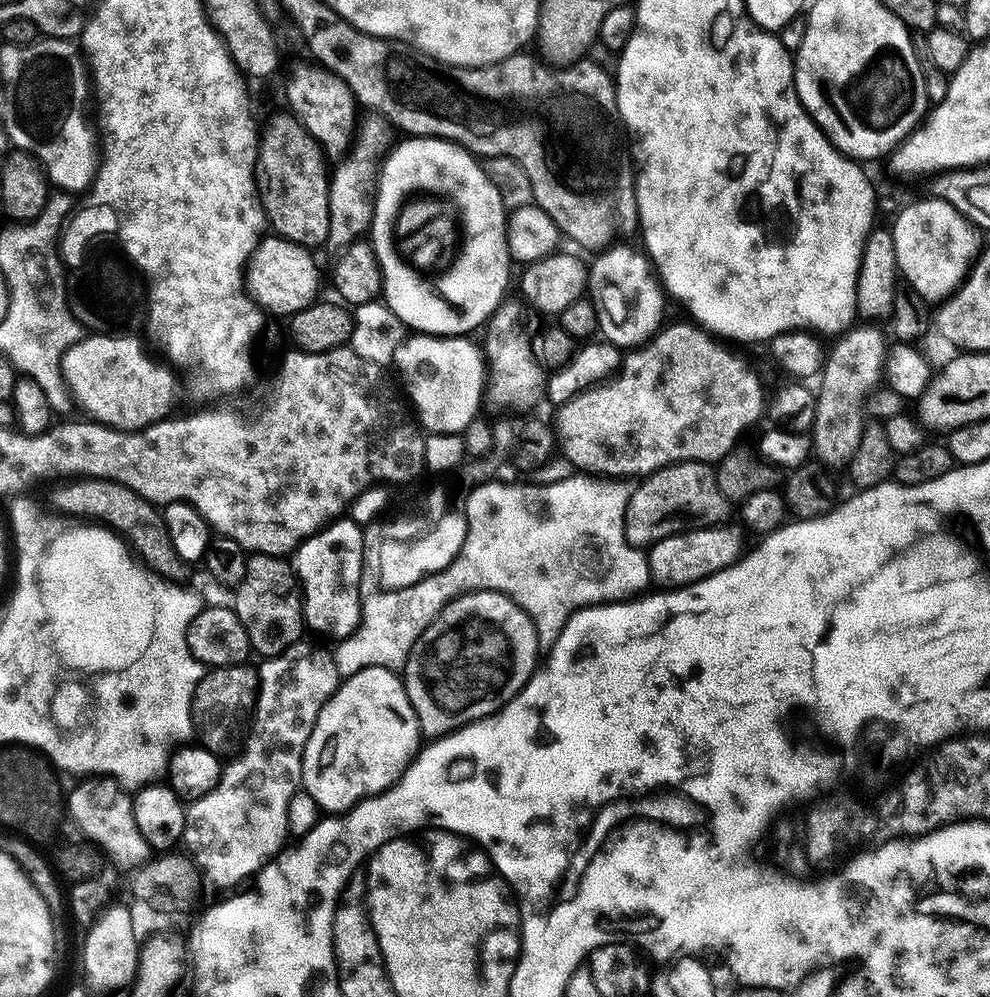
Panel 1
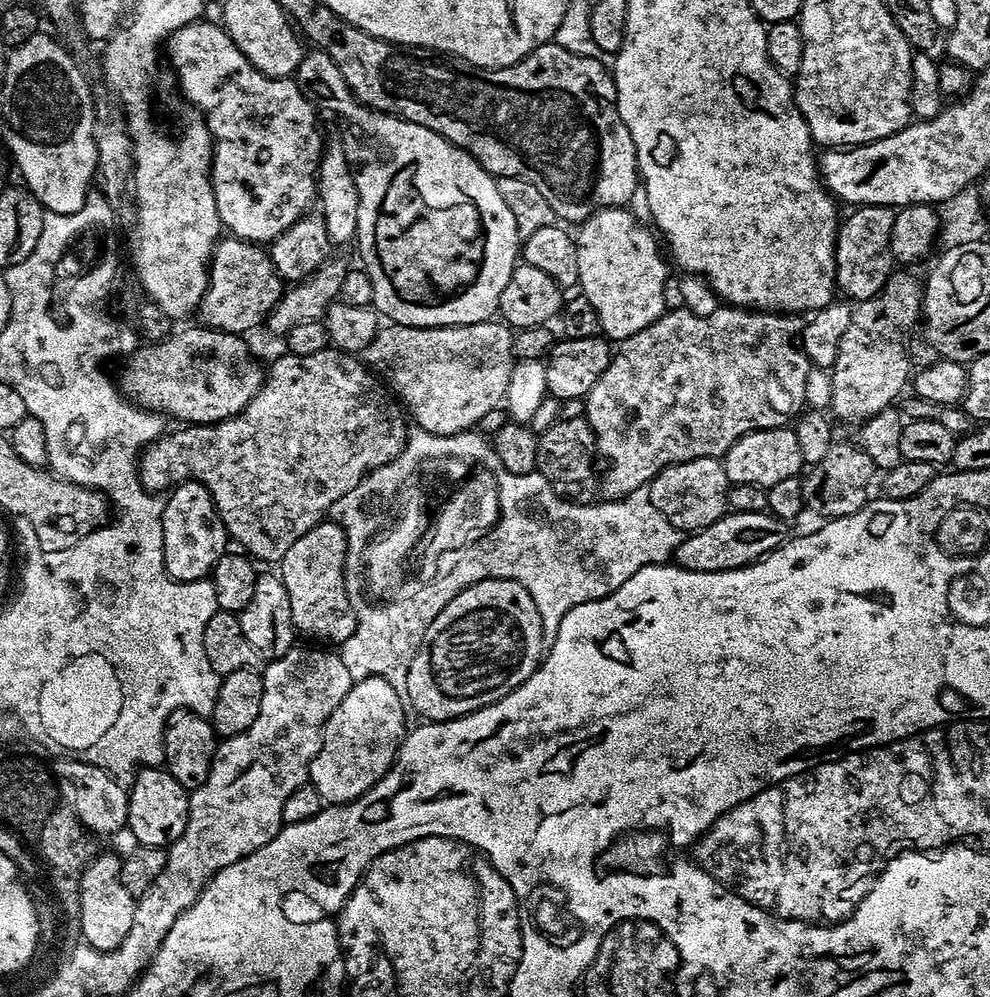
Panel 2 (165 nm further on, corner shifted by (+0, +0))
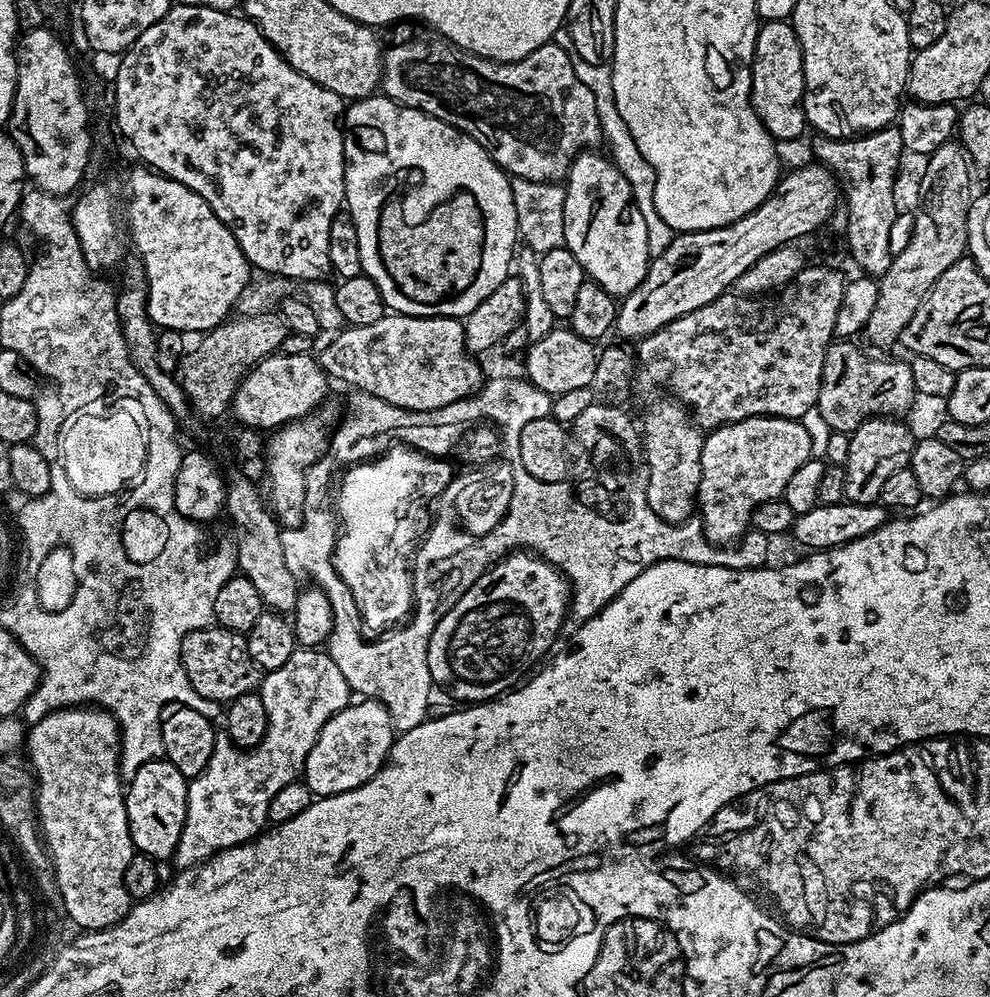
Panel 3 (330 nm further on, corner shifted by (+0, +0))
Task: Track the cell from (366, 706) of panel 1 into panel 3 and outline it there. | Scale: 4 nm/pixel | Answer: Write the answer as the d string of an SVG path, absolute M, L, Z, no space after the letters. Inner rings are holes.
M367 698L349 703L329 718L306 758L302 779L313 797L333 796L362 786L383 768L392 748L394 729L384 705Z

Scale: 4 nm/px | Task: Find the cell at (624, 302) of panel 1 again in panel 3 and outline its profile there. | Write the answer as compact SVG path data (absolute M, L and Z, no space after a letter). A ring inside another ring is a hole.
M596 150L581 152L568 171L564 184L566 194L564 247L574 254L574 258L578 258L578 262L582 262L582 270L587 279L598 282L598 286L602 286L602 290L606 290L611 296L623 298L629 296L644 281L648 273L650 253L646 242L646 222L634 202L630 182L622 178L622 174L607 155L599 156L598 153Z

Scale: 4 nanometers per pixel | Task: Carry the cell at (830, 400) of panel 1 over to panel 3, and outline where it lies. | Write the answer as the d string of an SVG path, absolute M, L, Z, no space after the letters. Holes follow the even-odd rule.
M949 142L938 146L938 150L934 150L931 156L923 161L924 173L920 176L920 201L914 207L914 230L910 234L910 242L906 242L906 250L895 253L890 262L890 266L886 270L884 276L879 277L878 280L878 303L874 305L874 314L870 314L870 322L866 322L863 335L868 336L868 340L873 344L871 347L876 350L884 350L880 348L888 348L893 343L894 345L899 341L900 335L906 330L906 326L910 322L910 318L914 318L914 314L918 310L918 306L922 306L922 302L930 294L930 290L934 286L934 282L938 282L938 278L942 278L942 274L946 270L950 270L950 266L954 266L954 262L958 262L965 255L968 246L968 211L972 205L972 197L974 195L974 177L970 171L970 161L968 153L964 151L959 143Z

